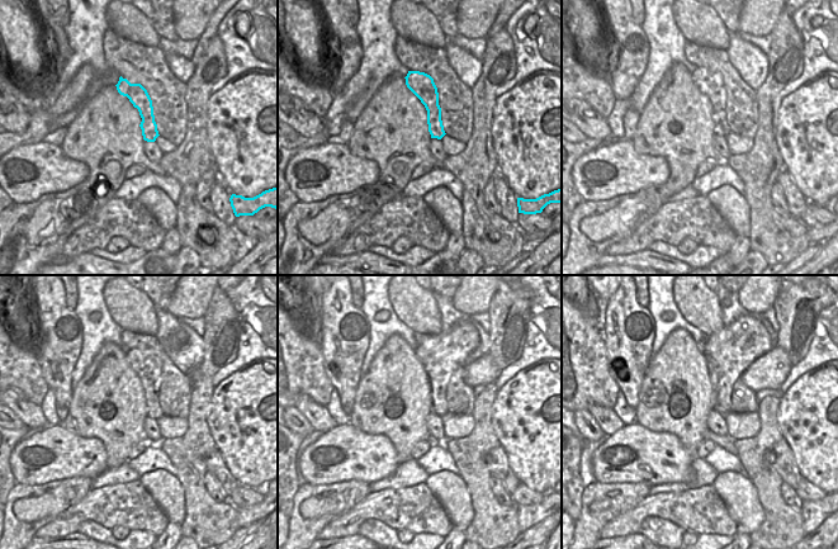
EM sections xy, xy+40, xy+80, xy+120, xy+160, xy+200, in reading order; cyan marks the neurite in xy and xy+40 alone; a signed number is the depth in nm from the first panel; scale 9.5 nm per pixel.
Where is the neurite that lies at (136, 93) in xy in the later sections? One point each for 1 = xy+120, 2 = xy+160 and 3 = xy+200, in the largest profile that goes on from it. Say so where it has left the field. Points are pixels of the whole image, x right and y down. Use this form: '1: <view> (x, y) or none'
1: xy+120 (146, 364)
2: xy+160 (441, 355)
3: xy+200 (732, 350)

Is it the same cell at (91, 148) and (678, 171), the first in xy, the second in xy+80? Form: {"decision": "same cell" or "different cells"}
{"decision": "same cell"}

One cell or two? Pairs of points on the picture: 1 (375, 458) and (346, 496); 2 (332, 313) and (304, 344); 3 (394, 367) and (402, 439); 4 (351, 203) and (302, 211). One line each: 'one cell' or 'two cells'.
1: two cells
2: two cells
3: one cell
4: one cell

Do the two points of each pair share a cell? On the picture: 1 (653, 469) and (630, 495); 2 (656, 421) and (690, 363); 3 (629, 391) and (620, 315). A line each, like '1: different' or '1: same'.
1: different
2: same
3: same

